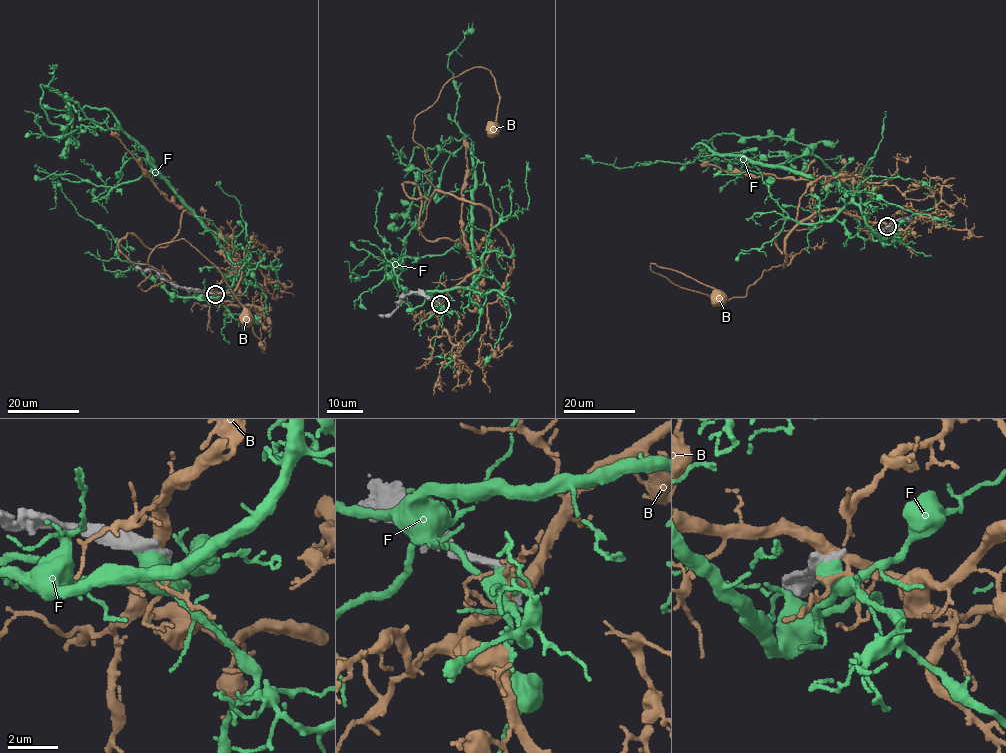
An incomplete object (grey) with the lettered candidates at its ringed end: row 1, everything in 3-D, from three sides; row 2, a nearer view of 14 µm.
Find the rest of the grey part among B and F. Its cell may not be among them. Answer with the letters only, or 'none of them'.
none of them

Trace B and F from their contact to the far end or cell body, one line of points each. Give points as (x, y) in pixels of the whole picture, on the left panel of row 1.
B: (215, 293), (242, 265), (231, 291), (160, 276), (137, 286), (155, 247), (184, 239), (219, 269), (243, 318)
F: (214, 294), (201, 299), (234, 276), (216, 238), (111, 112), (76, 110), (45, 85), (71, 108), (74, 142)

